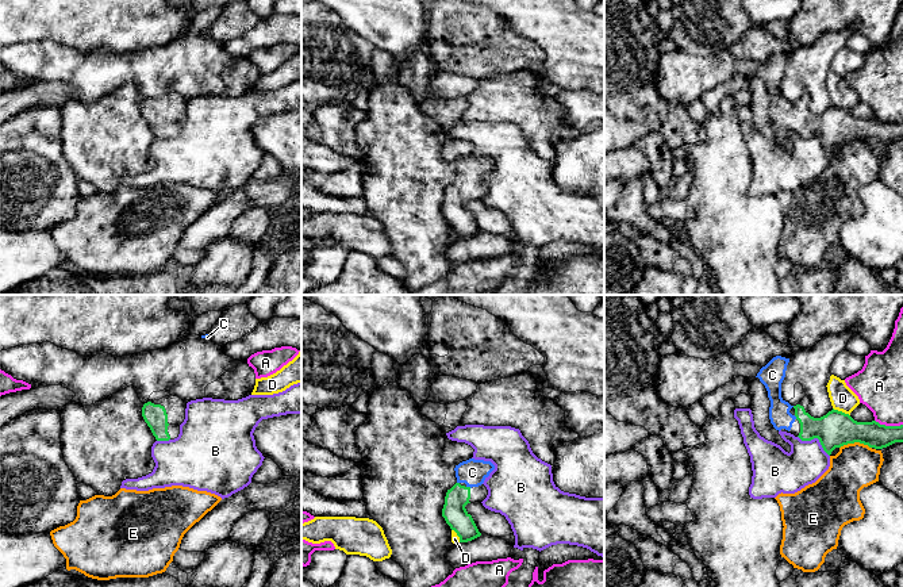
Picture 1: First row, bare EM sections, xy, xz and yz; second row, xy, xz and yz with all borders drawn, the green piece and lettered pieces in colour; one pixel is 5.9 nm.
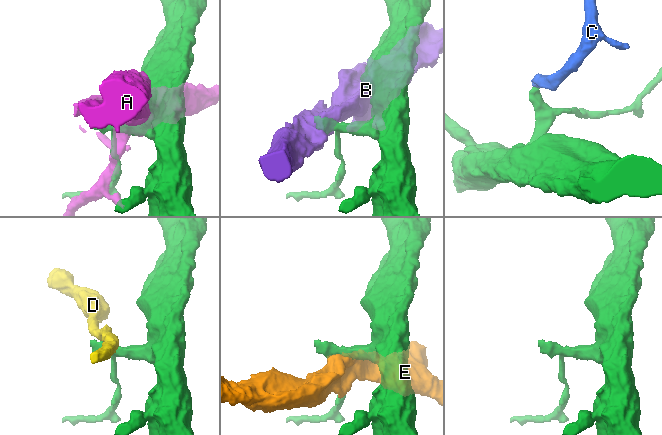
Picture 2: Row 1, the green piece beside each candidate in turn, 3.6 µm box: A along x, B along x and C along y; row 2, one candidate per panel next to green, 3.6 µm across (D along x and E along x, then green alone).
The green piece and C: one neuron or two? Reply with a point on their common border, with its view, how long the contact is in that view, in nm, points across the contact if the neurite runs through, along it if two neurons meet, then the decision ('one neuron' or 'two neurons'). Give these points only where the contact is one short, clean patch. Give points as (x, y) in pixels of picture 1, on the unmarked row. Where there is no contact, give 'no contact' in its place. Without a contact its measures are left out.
meets green in xz at (469, 184); contact 30 nm long; runs through xz (454, 210), (454, 199), (469, 184), (472, 169); one neuron

